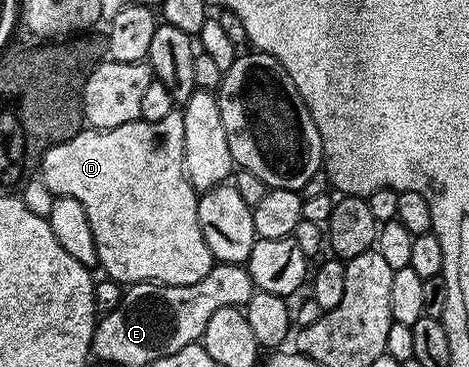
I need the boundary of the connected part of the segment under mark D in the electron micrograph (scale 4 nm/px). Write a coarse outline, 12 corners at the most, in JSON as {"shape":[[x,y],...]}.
{"shape":[[183,111],[81,130],[38,169],[103,275],[190,286],[212,251]]}

